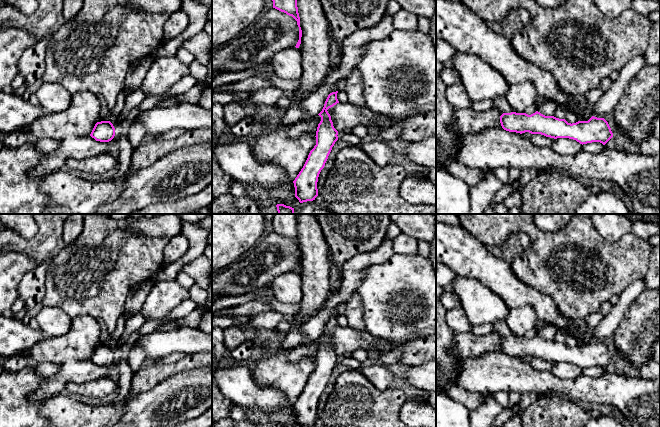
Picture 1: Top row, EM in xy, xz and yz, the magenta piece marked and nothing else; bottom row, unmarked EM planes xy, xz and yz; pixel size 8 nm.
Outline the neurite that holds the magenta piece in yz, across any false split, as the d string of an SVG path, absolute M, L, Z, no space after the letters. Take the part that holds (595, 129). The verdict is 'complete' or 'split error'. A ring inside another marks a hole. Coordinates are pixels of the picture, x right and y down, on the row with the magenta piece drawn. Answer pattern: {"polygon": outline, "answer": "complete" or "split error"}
{"polygon": "M540 112L528 115L526 113L503 113L500 123L504 130L516 133L529 132L541 134L550 138L569 138L580 144L600 142L605 145L613 133L604 118L592 116L588 121L568 123L565 119L545 116Z", "answer": "complete"}

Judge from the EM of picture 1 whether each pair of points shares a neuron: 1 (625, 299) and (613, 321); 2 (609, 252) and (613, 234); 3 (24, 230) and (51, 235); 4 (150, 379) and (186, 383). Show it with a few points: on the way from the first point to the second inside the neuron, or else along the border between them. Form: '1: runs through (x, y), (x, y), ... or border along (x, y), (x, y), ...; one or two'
1: runs through (623, 304), (614, 316); one
2: border along (593, 226), (610, 241), (617, 241), (630, 233); two
3: border along (38, 227), (38, 231), (28, 239), (13, 229); two
4: border along (186, 371), (172, 374), (143, 391); two

